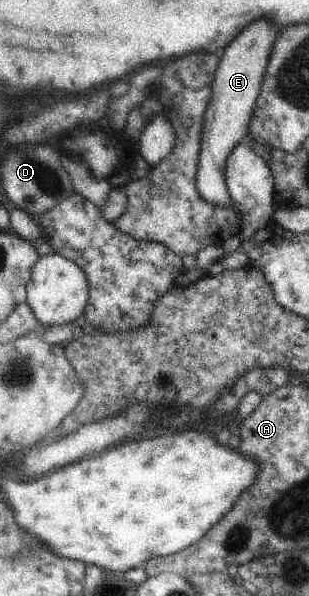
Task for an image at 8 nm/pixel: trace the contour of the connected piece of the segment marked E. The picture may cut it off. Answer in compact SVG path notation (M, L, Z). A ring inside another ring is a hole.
M263 18L253 22L249 28L245 28L223 52L223 60L219 64L219 70L213 82L213 96L205 113L201 146L197 154L197 190L199 196L213 206L223 206L223 208L233 206L224 181L226 160L233 148L247 139L265 64L269 60L269 52L275 38L277 38L277 30L269 26L269 22Z

